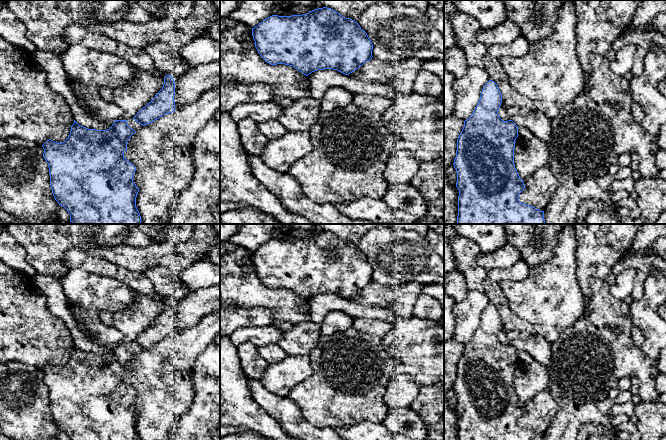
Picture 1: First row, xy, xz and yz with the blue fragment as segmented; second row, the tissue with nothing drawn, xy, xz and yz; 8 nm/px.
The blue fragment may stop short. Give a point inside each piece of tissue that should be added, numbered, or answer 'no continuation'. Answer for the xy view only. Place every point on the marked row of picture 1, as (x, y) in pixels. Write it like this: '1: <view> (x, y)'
1: xy (188, 88)
2: xy (134, 125)

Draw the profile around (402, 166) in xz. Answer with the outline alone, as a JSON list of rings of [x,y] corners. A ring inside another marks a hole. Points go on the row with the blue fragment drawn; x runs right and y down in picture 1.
[[[397,149],[388,159],[384,179],[388,186],[411,183],[427,203],[433,202],[444,190],[444,155],[420,163],[411,153]]]

